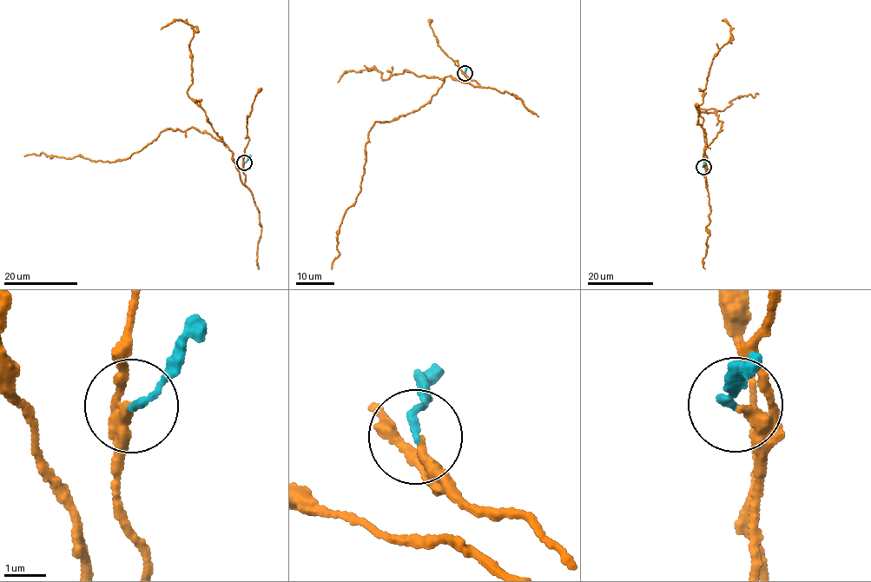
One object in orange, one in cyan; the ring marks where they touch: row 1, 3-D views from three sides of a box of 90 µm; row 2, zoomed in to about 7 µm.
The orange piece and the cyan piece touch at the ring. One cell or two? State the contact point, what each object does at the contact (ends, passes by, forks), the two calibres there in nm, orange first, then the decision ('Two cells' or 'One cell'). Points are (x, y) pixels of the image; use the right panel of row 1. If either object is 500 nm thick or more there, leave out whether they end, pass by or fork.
Place: (703, 167). At the ring orange passes by. At the ring cyan ends. Thickness 180 nm (orange) against 160 nm. One cell

